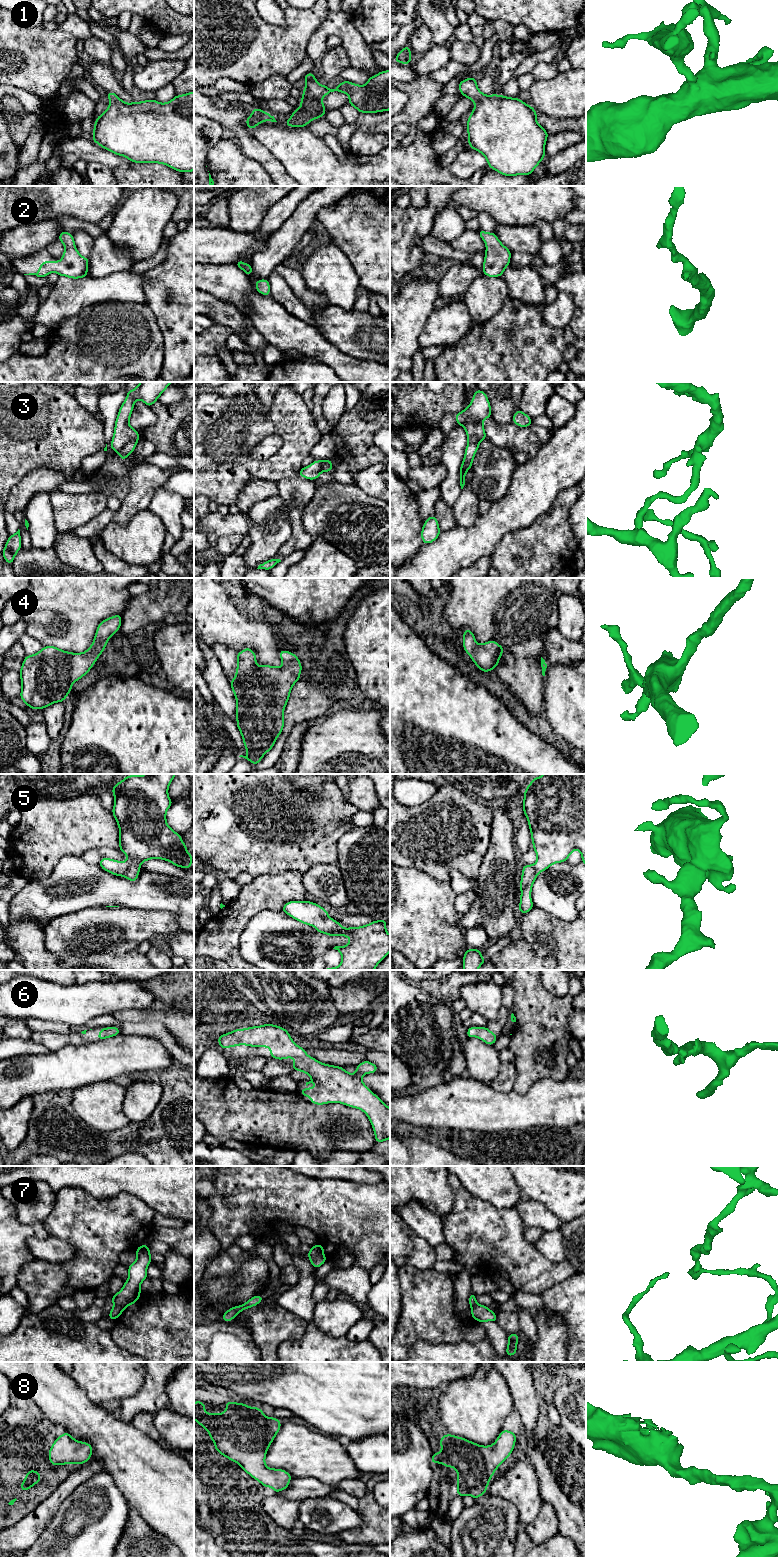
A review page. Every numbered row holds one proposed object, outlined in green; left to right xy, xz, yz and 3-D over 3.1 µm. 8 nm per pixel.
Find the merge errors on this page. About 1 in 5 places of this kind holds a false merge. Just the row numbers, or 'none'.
3, 7

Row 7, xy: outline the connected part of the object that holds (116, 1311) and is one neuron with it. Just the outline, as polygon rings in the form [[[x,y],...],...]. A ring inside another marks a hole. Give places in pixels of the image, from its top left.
[[[114,1305],[114,1307],[109,1312],[108,1318],[110,1318],[112,1321],[114,1321],[122,1314],[122,1312],[124,1311],[125,1308],[126,1307],[121,1306],[121,1305]]]

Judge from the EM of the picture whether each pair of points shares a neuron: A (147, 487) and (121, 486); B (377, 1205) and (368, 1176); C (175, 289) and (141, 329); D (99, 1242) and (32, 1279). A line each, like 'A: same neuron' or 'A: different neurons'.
A: different neurons
B: different neurons
C: different neurons
D: same neuron

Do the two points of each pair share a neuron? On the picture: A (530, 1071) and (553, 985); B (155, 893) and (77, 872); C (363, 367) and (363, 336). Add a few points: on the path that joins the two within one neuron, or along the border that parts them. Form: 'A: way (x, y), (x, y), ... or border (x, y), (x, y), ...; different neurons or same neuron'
A: border (539, 980), (556, 996), (568, 993); different neurons
B: way (136, 893), (123, 893), (96, 887); same neuron
C: border (341, 351), (359, 359), (369, 359), (379, 363); different neurons

